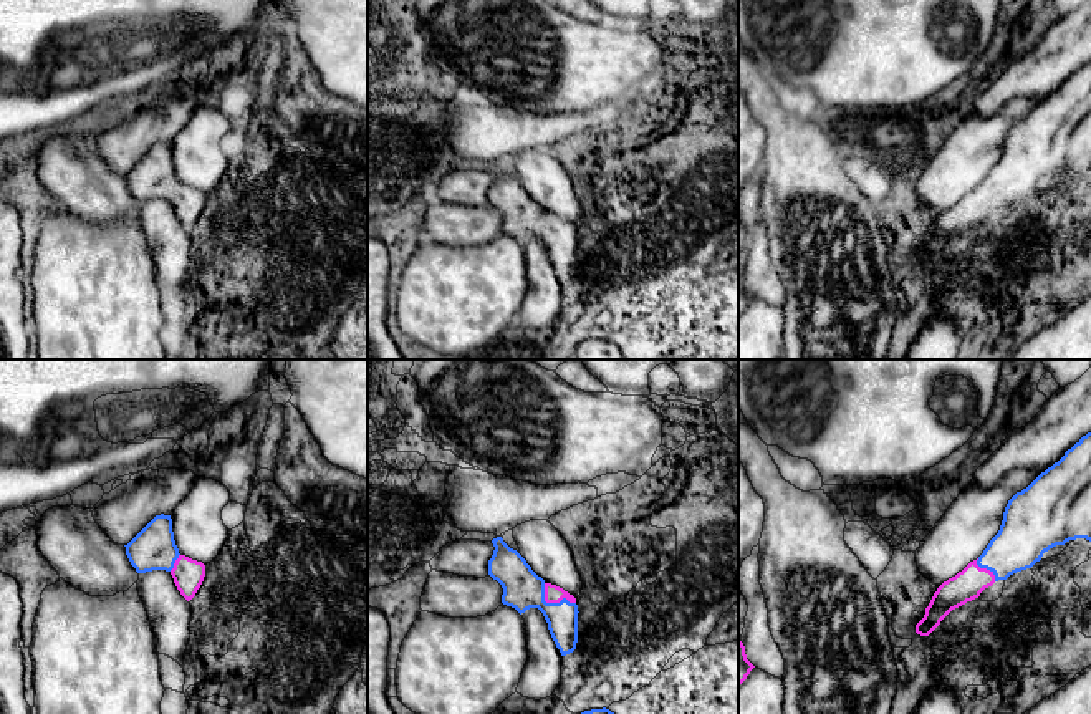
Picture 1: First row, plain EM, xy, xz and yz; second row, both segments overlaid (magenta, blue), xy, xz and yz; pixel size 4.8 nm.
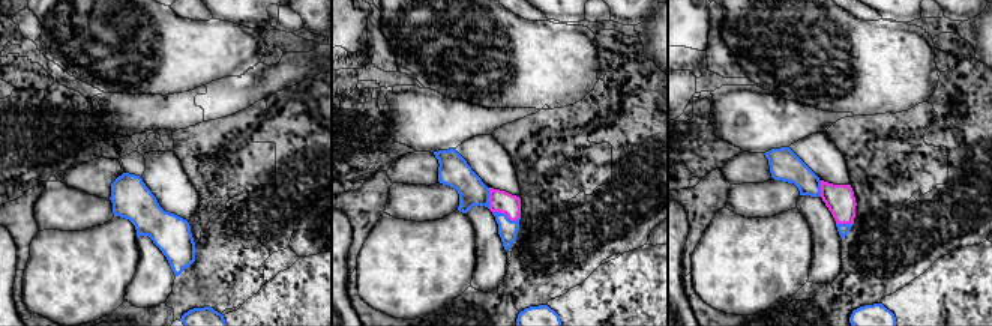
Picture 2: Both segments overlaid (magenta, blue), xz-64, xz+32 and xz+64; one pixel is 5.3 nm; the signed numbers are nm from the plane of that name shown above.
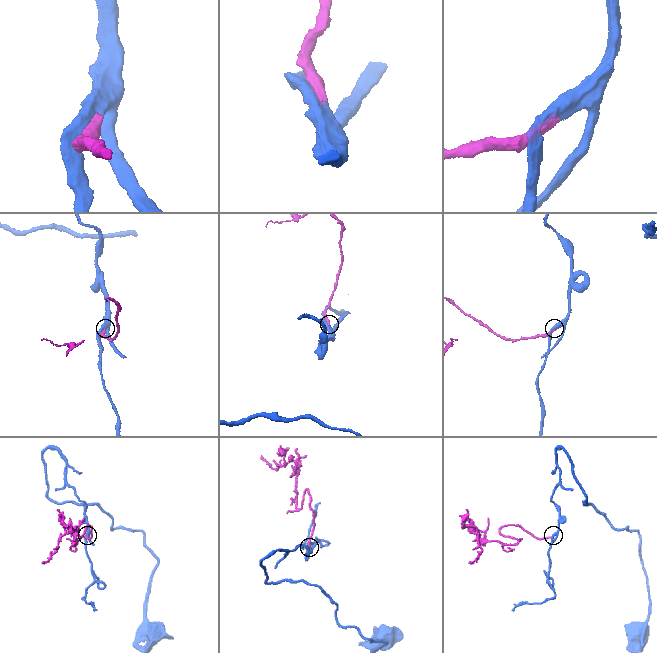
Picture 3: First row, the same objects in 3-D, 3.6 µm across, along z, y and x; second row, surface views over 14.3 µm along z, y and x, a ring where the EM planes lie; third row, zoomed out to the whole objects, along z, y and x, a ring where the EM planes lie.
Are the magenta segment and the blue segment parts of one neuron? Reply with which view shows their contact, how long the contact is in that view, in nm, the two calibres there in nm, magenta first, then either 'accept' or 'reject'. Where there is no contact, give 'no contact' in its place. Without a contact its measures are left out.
contact in xz; length 190 nm; calibres 90 and 190 nm; accept

